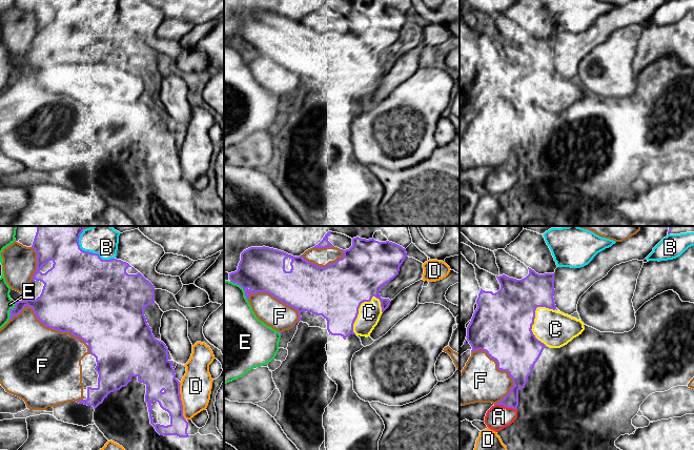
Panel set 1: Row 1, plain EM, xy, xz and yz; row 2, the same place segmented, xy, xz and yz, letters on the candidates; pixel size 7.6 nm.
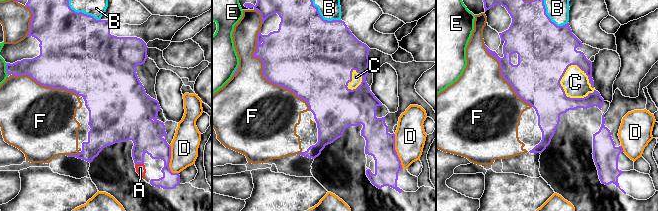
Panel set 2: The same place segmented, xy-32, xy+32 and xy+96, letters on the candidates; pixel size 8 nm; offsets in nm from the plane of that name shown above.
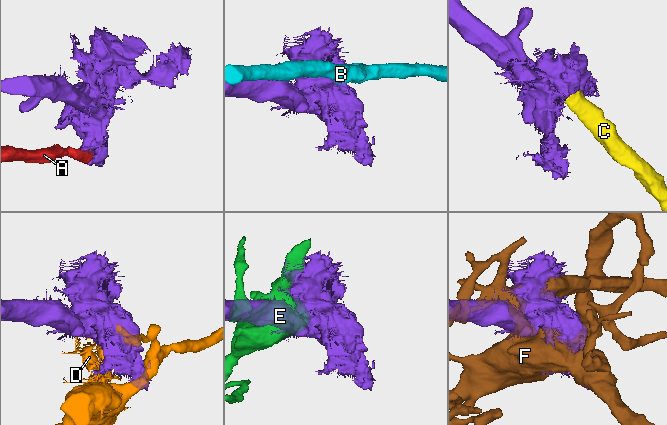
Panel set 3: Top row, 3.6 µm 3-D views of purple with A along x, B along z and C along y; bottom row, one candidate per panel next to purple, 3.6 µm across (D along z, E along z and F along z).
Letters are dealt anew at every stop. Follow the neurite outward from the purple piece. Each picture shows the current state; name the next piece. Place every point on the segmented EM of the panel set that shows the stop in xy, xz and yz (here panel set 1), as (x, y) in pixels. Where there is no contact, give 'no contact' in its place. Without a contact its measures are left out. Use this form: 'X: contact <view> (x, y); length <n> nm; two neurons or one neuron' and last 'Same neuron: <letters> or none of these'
A: contact yz (506, 406); length 180 nm; two neurons
B: contact xy (88, 251); length 340 nm; two neurons
C: contact xz (358, 312); length 340 nm; one neuron
D: contact xy (181, 401); length 300 nm; two neurons
E: contact xy (9, 311); length 140 nm; two neurons
F: contact xy (45, 325); length 600 nm; two neurons
Same neuron: C

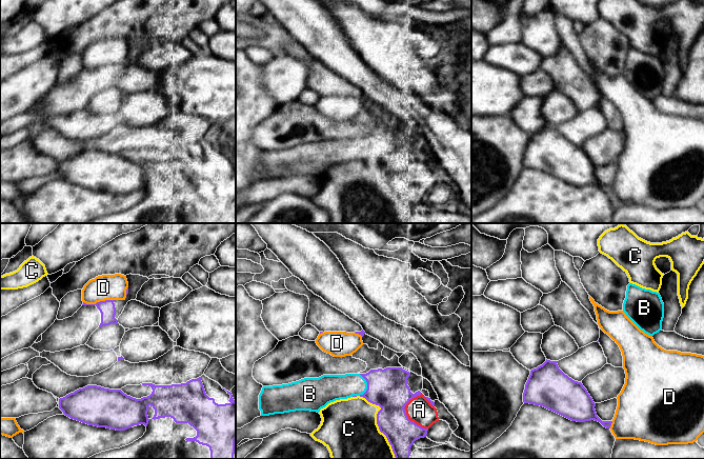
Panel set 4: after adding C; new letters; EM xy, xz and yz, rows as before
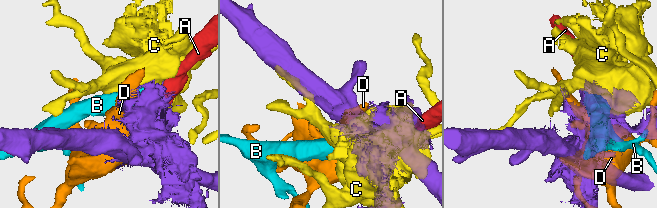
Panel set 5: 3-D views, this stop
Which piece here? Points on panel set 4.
A: contact xz (405, 414); length 280 nm; two neurons
B: contact xz (367, 384); length 170 nm; two neurons
C: contact xz (377, 422); length 550 nm; two neurons
D: contact xy (98, 302); length 240 nm; two neurons
Same neuron: none of these

